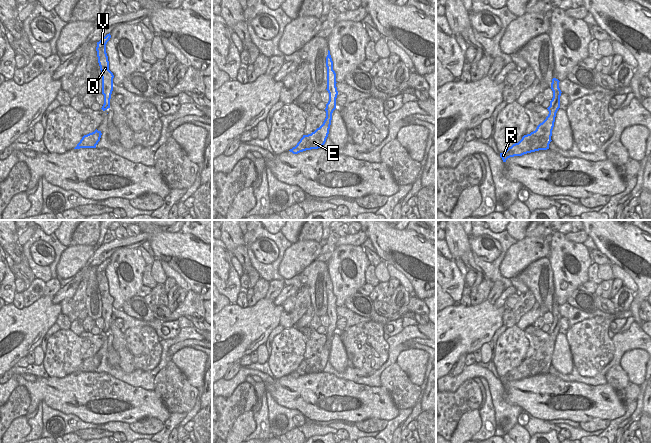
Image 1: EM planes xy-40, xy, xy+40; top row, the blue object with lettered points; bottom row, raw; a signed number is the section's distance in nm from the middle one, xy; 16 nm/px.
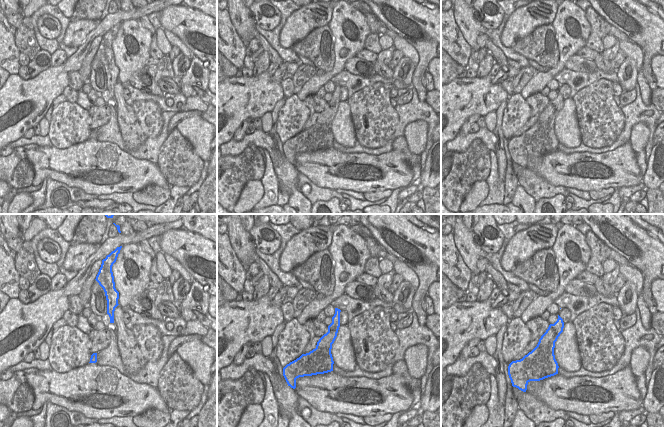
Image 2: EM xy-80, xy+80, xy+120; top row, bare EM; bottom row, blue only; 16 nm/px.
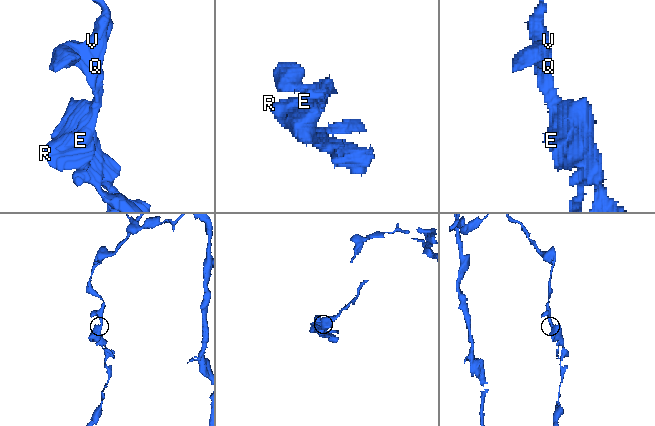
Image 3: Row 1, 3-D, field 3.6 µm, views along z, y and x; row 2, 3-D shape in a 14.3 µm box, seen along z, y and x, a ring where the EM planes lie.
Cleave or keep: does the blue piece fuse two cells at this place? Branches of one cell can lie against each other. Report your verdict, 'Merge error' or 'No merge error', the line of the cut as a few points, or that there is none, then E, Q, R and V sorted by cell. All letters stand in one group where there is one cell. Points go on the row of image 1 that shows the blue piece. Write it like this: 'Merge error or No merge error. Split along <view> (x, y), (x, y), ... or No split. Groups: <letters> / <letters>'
No merge error. No split. Groups: E Q R V.

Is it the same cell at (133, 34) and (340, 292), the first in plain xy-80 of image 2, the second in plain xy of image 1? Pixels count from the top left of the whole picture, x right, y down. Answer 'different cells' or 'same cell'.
same cell

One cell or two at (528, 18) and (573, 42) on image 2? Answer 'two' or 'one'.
two

